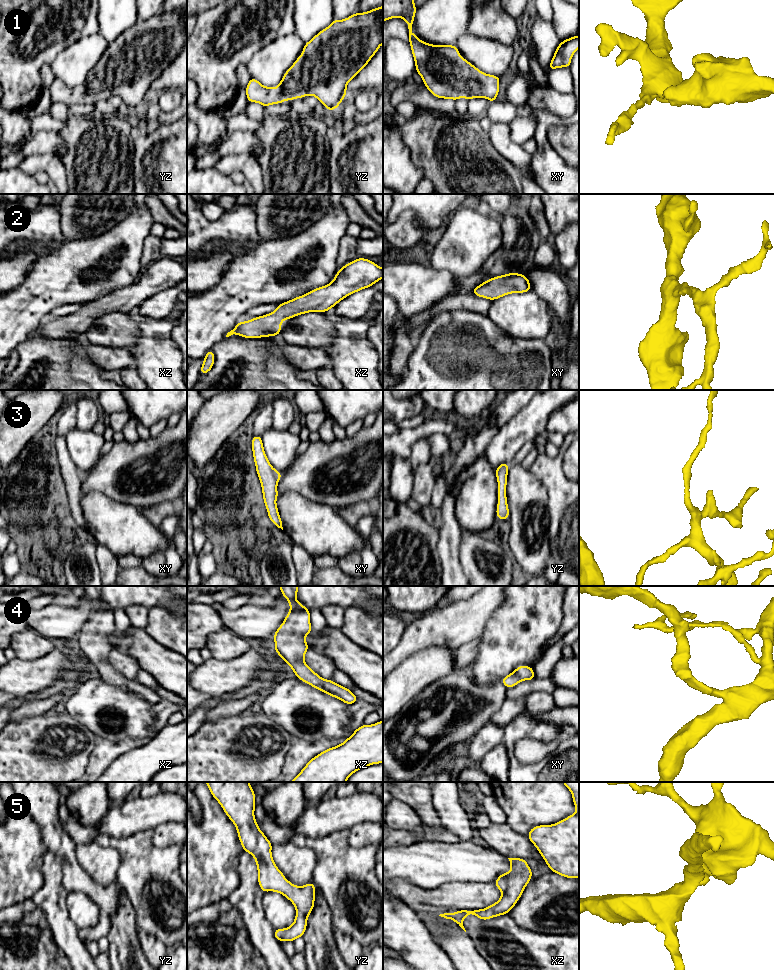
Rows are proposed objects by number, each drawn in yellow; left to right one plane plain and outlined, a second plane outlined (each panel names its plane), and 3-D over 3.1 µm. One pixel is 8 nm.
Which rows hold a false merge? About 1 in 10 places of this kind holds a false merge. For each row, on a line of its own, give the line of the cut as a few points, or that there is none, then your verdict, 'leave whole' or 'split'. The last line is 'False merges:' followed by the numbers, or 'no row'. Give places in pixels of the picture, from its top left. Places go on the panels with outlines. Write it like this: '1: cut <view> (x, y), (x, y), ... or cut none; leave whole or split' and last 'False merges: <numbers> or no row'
1: cut none; leave whole
2: cut none; leave whole
3: cut none; leave whole
4: cut none; leave whole
5: cut none; leave whole
False merges: no row

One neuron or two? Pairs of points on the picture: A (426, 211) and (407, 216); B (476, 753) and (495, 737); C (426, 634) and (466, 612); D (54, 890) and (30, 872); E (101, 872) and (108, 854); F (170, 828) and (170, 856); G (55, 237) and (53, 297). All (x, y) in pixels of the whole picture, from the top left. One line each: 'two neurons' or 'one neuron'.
A: two neurons
B: one neuron
C: one neuron
D: two neurons
E: one neuron
F: two neurons
G: two neurons

